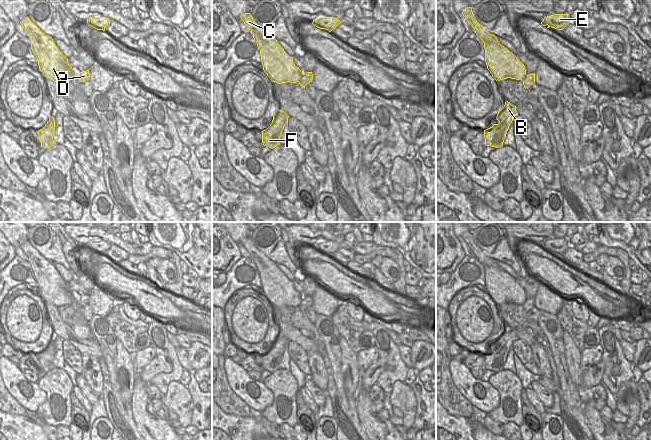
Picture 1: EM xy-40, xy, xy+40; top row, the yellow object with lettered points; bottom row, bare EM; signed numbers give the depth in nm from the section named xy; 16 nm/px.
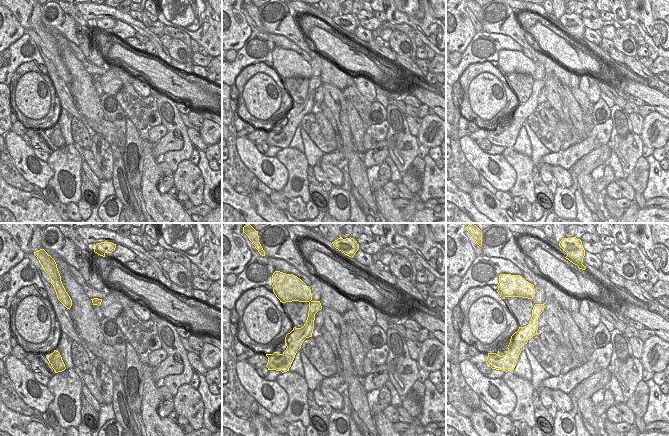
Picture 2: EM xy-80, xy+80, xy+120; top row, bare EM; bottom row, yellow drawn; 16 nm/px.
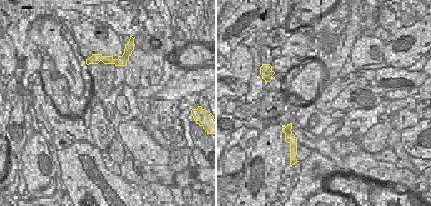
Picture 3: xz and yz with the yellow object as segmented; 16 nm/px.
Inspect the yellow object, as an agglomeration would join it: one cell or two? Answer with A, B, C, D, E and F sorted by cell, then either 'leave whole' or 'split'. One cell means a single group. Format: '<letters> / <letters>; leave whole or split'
A B E F / C D; split

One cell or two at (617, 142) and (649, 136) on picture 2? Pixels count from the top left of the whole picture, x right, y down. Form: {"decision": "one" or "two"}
{"decision": "two"}

